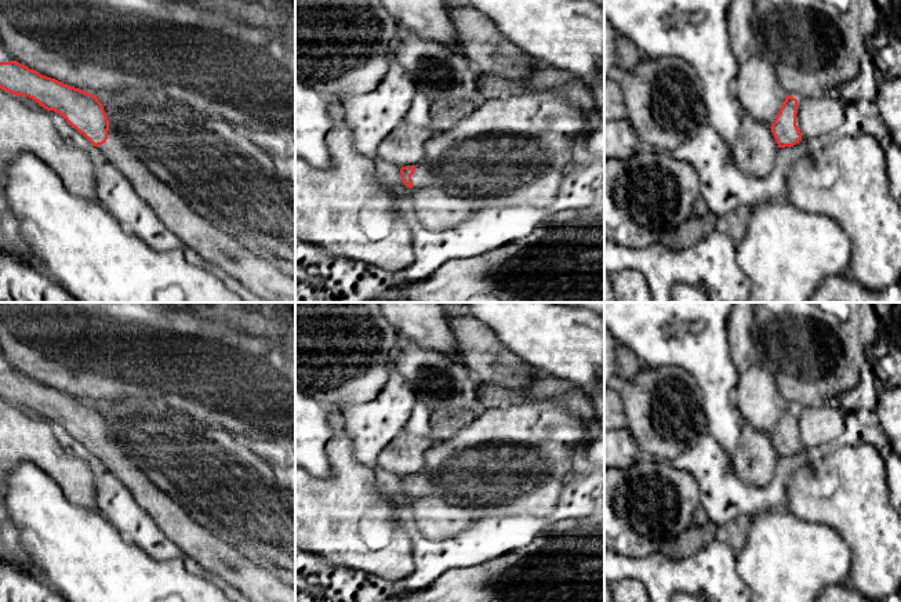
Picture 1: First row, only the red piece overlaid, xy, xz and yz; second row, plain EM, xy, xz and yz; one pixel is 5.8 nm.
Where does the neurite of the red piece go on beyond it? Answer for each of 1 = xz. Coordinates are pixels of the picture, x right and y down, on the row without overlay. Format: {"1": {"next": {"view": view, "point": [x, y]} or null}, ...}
{"1": {"next": {"view": "xz", "point": [421, 486]}}}

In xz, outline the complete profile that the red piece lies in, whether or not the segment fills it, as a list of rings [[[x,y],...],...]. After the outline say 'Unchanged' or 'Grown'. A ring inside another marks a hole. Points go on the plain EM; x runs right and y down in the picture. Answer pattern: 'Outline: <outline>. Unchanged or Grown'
Outline: [[[421,474],[402,476],[400,482],[402,492],[407,497],[418,498],[421,496],[433,496],[436,493],[432,482],[424,478]]]. Grown

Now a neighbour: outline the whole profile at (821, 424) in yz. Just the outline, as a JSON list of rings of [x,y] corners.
[[[821,405],[798,409],[799,438],[803,447],[817,447],[831,443],[844,429],[844,413],[840,407]]]

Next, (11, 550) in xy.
[[[0,487],[0,561],[14,565],[25,572],[40,577],[32,556],[19,540],[19,532],[11,521]]]

